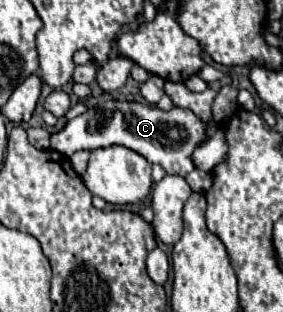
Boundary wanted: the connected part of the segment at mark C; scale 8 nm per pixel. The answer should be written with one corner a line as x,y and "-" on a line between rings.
108,100
94,108
88,108
88,112
70,120
64,130
52,134
50,148
64,156
72,156
78,150
96,150
120,144
142,154
148,162
160,164
168,174
186,176
194,170
190,154
202,140
204,122
200,122
198,116
194,116
190,110
172,108
170,112
162,112
156,106
150,108
138,102

